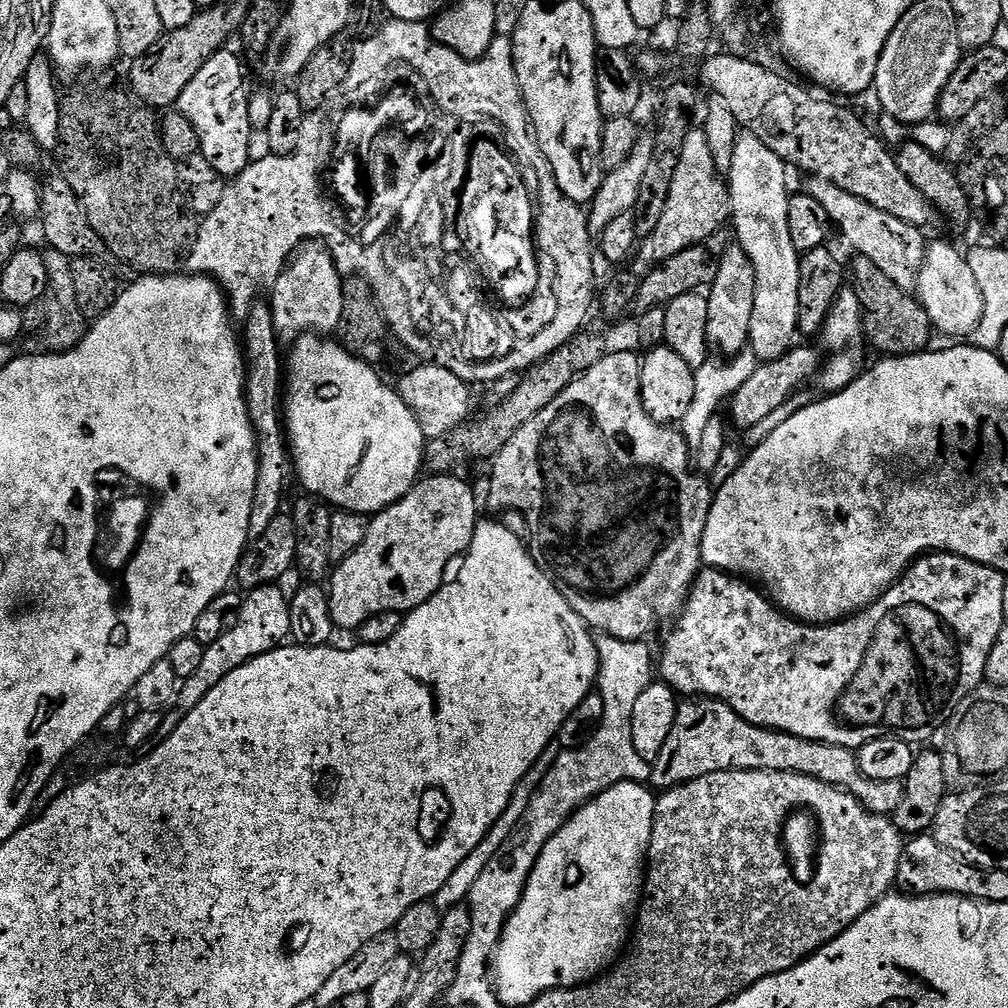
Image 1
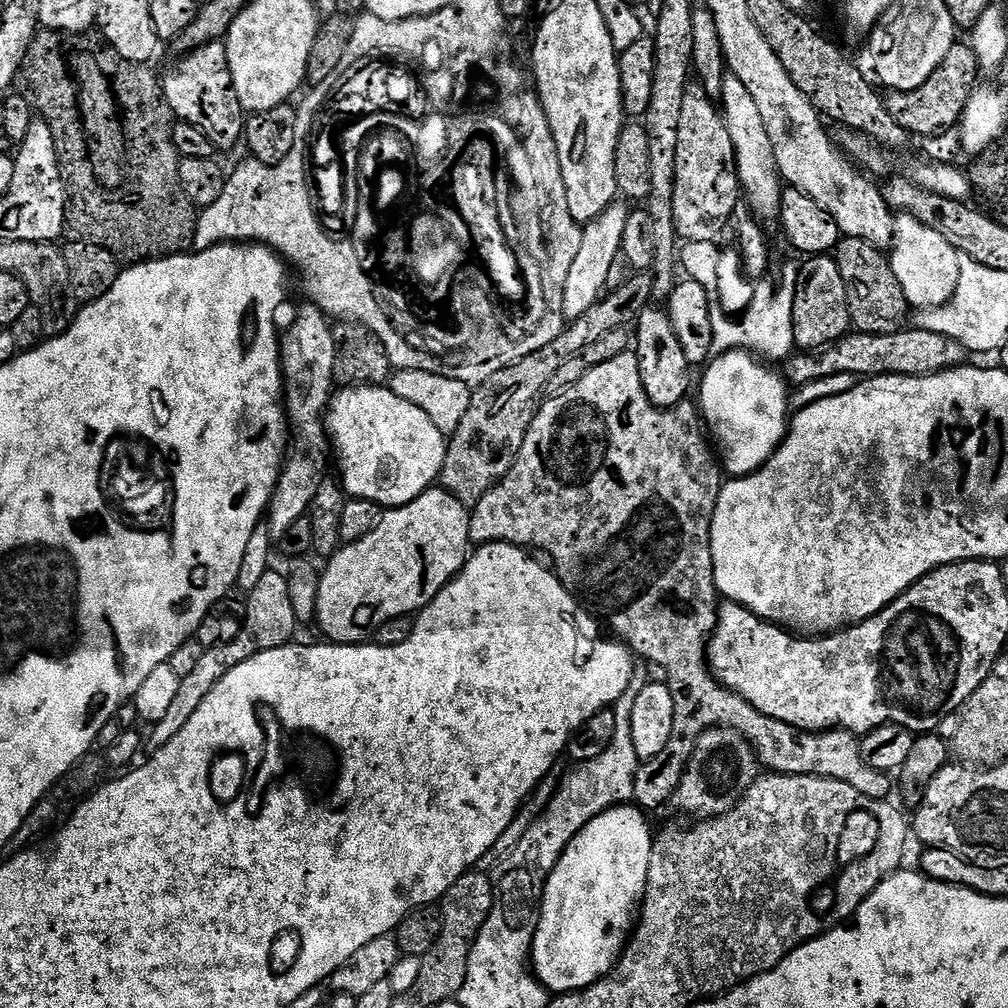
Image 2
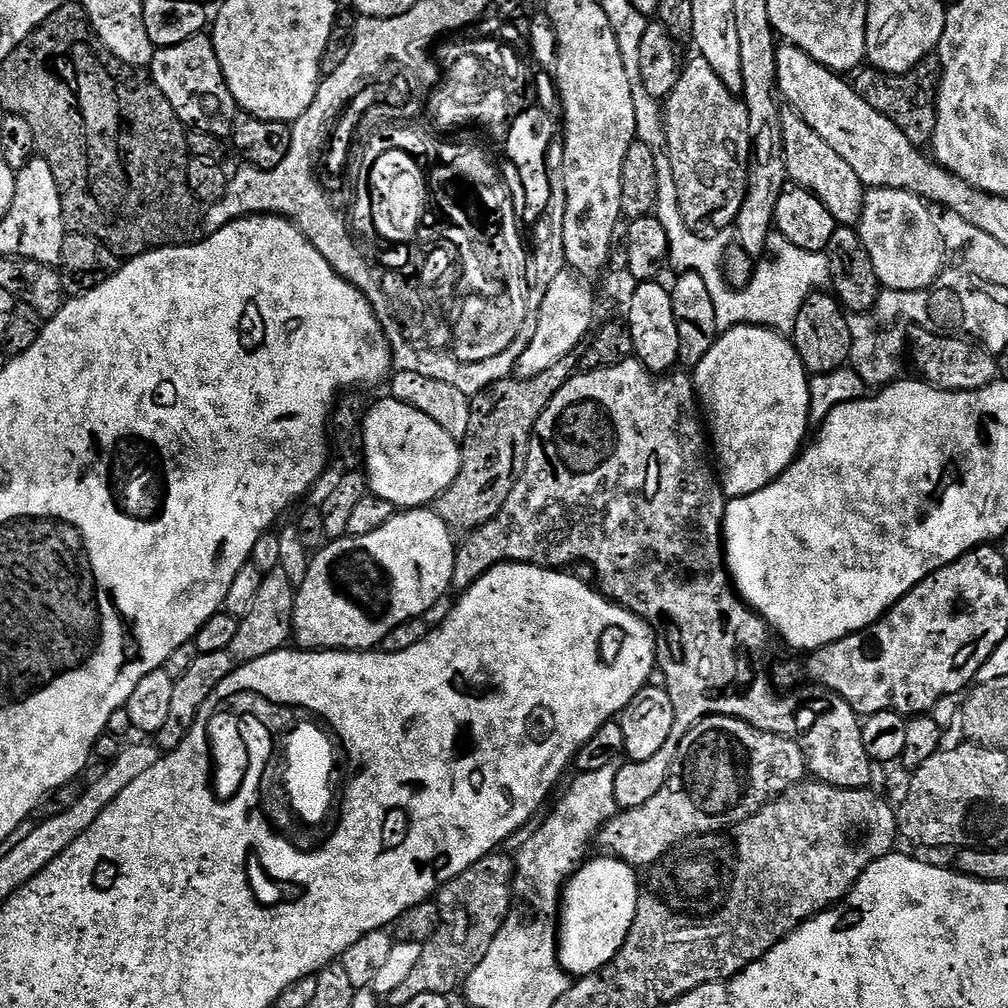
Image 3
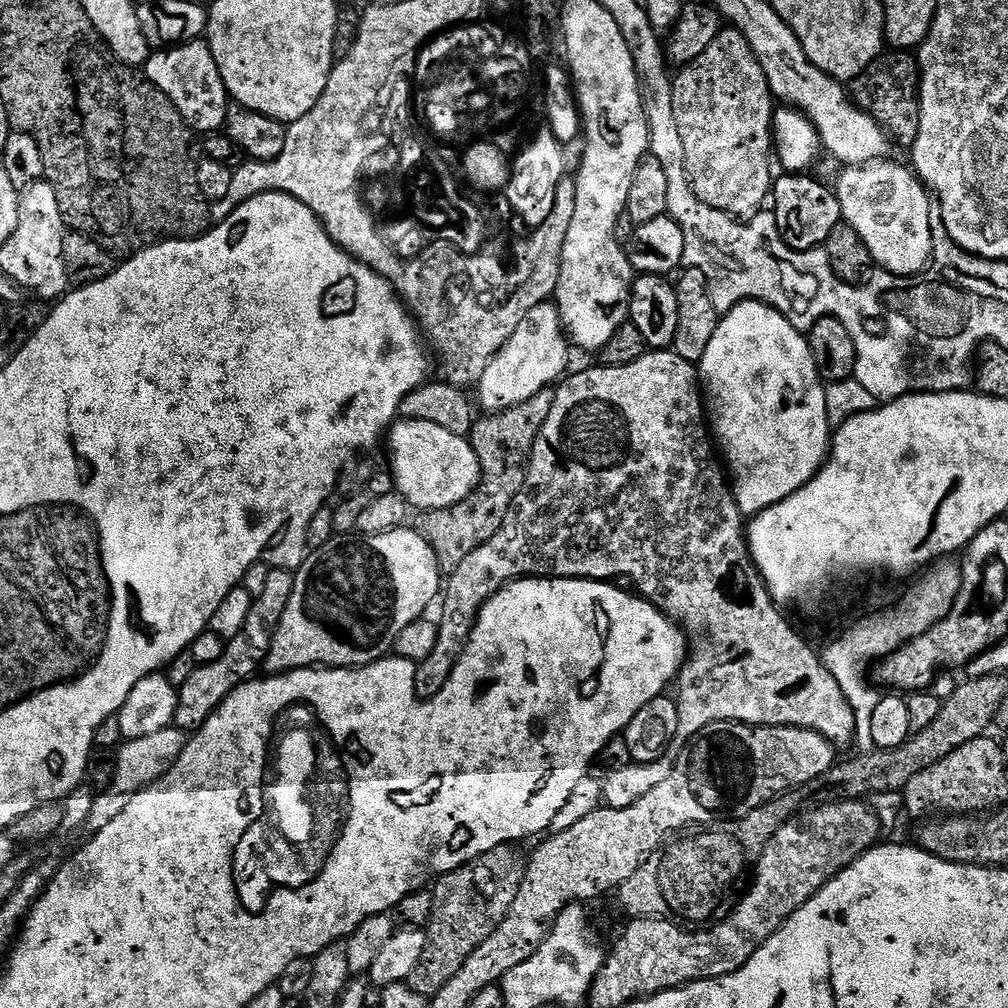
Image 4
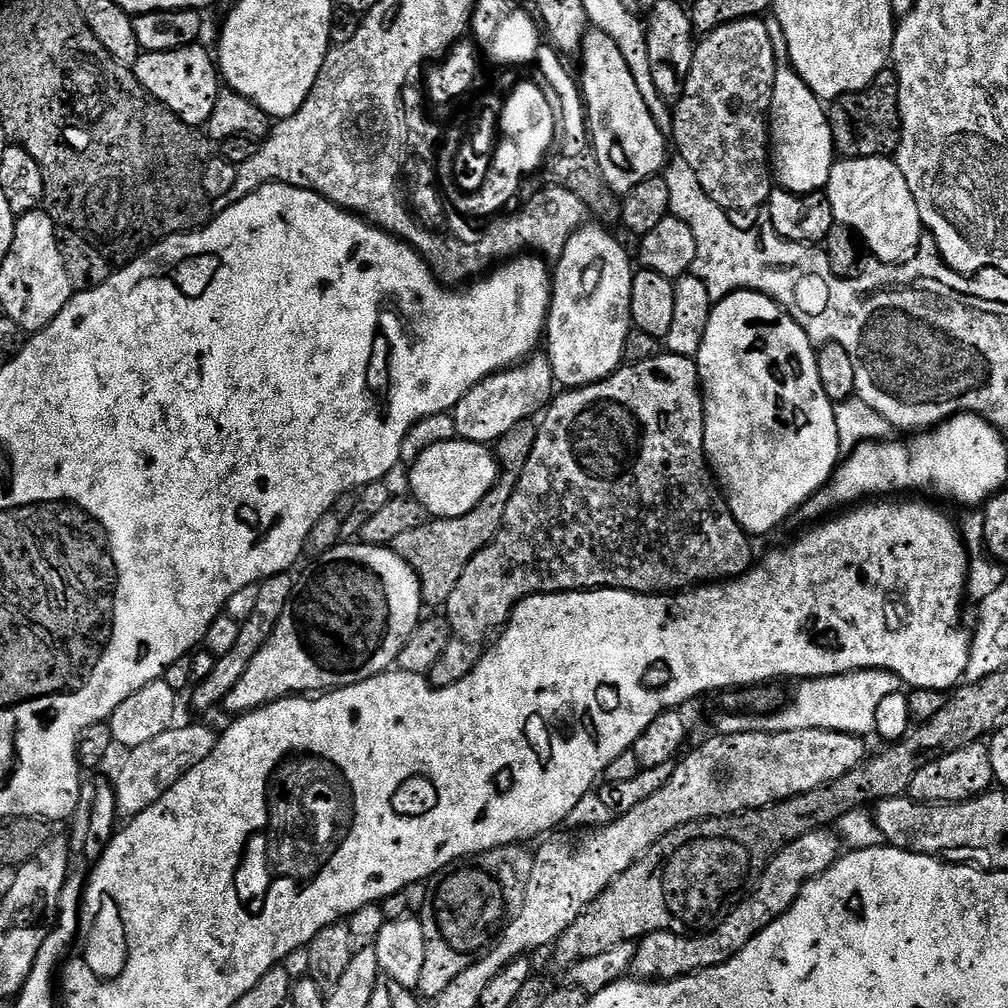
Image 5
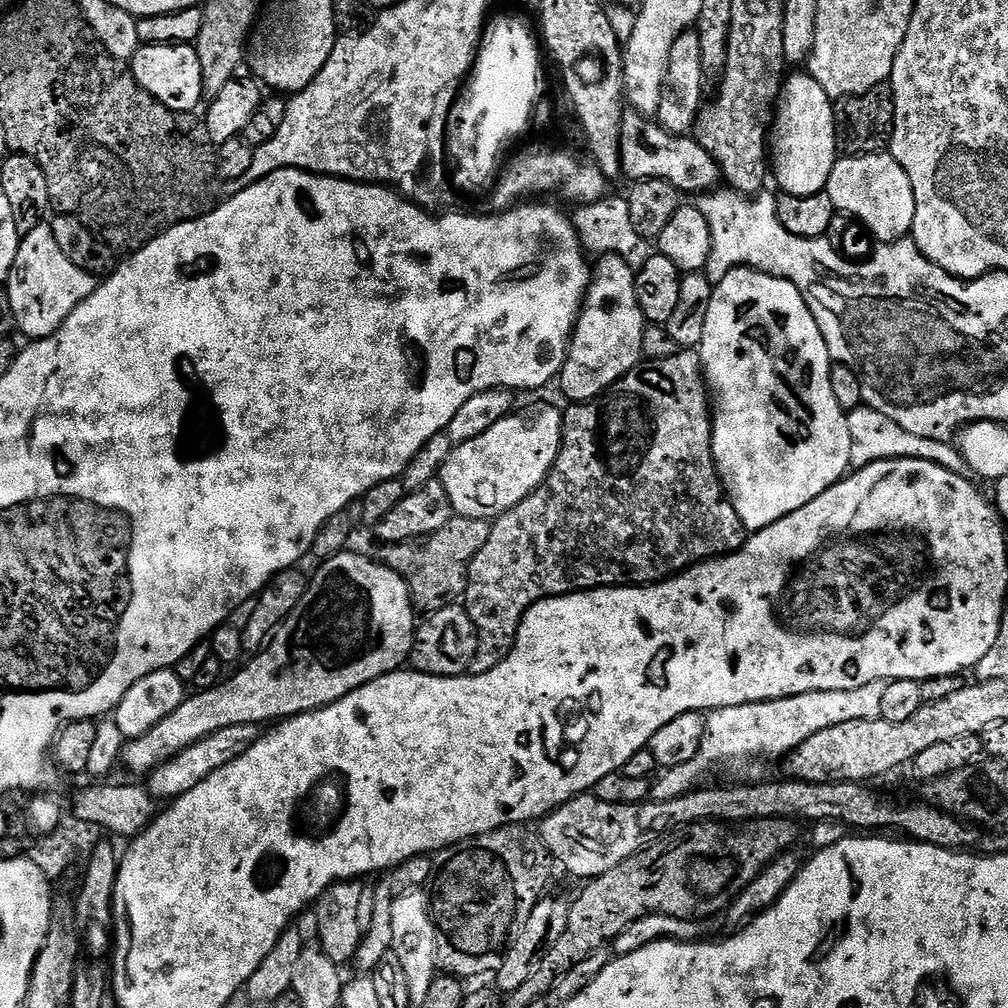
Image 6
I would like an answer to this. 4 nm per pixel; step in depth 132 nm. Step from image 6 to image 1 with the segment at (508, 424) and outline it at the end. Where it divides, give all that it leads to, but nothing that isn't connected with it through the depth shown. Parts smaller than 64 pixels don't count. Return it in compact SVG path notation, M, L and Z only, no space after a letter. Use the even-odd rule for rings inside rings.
M305 334L291 345L292 353L286 356L286 399L282 404L282 419L286 425L286 436L290 441L290 454L294 459L294 470L300 474L300 484L309 496L317 497L325 504L336 510L346 512L363 512L365 514L379 514L391 504L397 504L411 488L421 479L424 468L424 450L426 437L418 426L414 414L402 402L399 391L392 388L379 376L373 365L352 356L339 342L328 341L316 334Z

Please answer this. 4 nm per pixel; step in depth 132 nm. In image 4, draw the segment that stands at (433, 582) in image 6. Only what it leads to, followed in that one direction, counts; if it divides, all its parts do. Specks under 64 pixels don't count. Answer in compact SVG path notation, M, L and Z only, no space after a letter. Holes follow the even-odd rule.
M543 388L526 402L504 412L485 415L485 420L477 419L473 423L470 443L480 463L479 484L466 499L452 508L421 511L420 521L414 524L415 531L426 538L434 550L441 573L450 574L458 570L465 558L474 554L478 546L490 542L490 538L498 534L502 522L506 522L506 514L524 485L532 447L546 418L550 418L550 406L554 406L555 397L552 388Z

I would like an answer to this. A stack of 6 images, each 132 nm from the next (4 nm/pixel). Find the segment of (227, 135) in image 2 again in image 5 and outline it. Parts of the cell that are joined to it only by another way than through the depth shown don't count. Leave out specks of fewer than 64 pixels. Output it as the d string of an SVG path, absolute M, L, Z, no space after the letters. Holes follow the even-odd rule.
M189 46L169 52L144 52L138 57L134 71L138 82L159 103L167 106L182 122L193 126L207 125L214 114L214 102L222 90L222 77L213 53L201 46Z

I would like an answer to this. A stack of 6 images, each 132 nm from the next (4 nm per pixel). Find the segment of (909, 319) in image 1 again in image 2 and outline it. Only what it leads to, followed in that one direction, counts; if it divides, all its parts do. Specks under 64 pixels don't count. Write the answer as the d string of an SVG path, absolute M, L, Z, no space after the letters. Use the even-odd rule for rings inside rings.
M843 237L834 249L845 283L846 302L849 303L852 328L868 336L892 334L901 331L907 325L910 305L902 294L902 286L894 276L891 261L881 250L861 239Z

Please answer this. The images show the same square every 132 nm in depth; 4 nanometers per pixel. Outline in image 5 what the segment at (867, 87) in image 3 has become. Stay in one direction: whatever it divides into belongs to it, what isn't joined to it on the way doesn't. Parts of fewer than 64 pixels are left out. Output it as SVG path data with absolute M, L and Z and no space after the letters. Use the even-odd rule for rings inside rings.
M882 71L869 88L831 101L827 113L835 151L841 157L853 160L871 156L891 157L900 144L900 87L895 71Z

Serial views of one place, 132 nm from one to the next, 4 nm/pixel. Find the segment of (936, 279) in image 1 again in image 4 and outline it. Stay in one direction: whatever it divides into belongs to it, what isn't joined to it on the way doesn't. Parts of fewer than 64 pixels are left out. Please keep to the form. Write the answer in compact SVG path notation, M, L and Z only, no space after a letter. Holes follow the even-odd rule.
M891 159L875 160L872 164L858 164L843 169L840 181L834 184L836 197L840 200L840 215L867 246L871 259L883 271L896 276L914 276L924 271L932 259L932 235L930 234L930 193L920 182L911 167L891 164Z

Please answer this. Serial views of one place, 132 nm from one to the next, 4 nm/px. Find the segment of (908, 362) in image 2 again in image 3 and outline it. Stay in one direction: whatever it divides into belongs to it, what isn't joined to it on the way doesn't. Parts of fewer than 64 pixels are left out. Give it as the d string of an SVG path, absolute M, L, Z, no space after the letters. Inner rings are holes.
M923 330L917 331L911 337L910 364L911 367L912 364L916 367L915 375L919 379L934 388L940 388L943 392L982 390L986 386L997 383L1000 376L997 357L983 343L973 342L959 335L939 336Z

